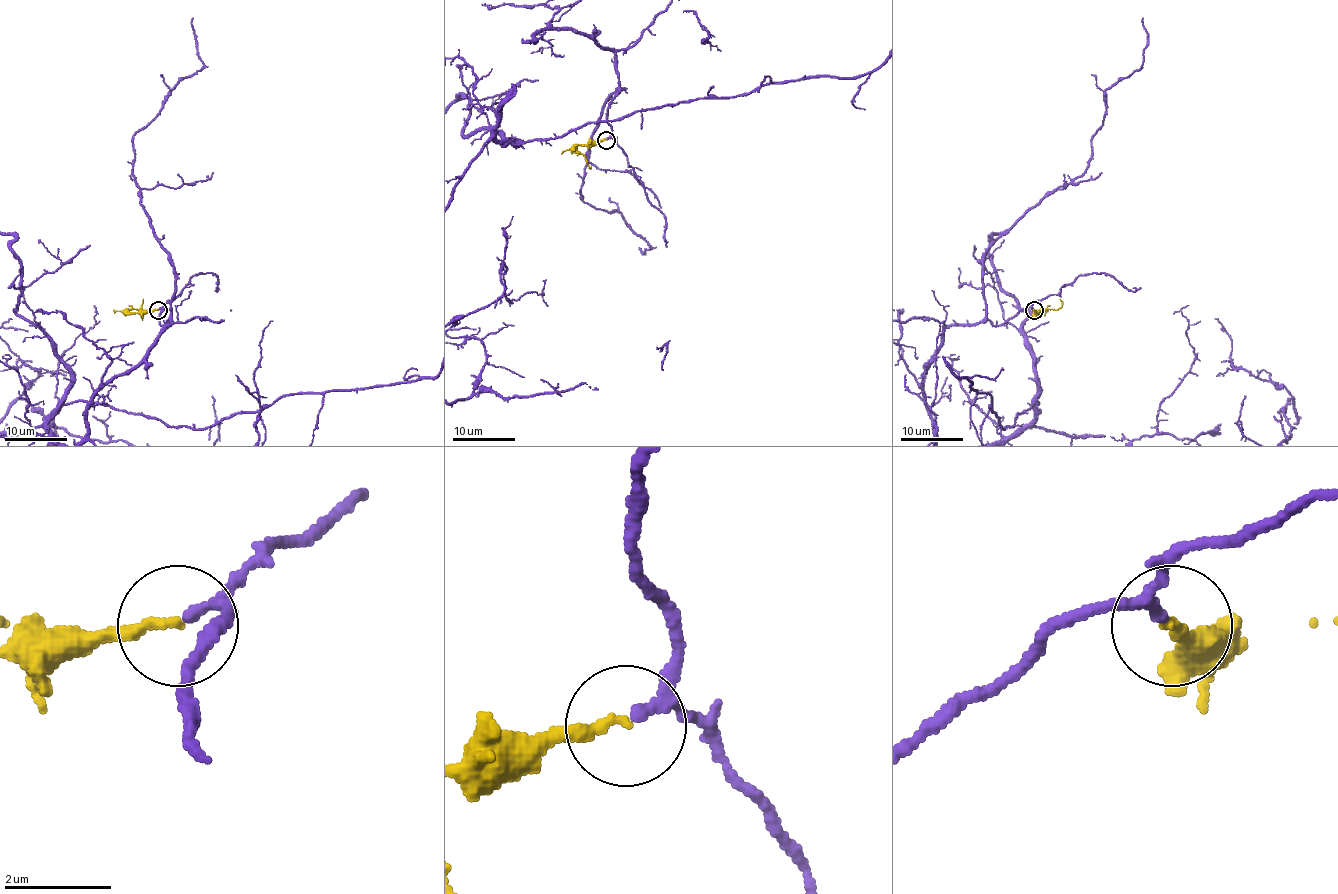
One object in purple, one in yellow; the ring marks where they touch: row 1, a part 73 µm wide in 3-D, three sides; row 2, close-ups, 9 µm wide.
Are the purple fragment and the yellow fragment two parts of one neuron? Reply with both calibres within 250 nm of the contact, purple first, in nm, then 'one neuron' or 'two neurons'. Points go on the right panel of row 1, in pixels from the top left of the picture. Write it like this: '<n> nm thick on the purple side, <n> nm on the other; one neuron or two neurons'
160 nm thick on the purple side, 190 nm on the other; one neuron

